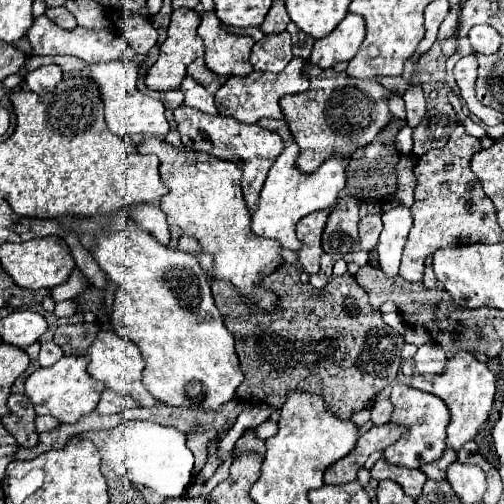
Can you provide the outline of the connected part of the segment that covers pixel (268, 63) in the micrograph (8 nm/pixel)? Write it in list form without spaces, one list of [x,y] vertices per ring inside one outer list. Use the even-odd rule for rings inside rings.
[[[289,32],[279,34],[267,34],[263,36],[251,50],[251,64],[255,70],[267,70],[267,72],[281,72],[287,64],[291,54],[291,36]]]

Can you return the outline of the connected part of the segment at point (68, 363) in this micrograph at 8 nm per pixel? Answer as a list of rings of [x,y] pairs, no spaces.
[[[63,356],[59,362],[55,362],[49,368],[35,370],[25,380],[25,394],[31,398],[35,412],[55,416],[59,422],[77,422],[81,416],[93,412],[97,408],[97,402],[103,392],[103,382],[95,380],[91,374],[87,374],[87,362],[89,356]]]

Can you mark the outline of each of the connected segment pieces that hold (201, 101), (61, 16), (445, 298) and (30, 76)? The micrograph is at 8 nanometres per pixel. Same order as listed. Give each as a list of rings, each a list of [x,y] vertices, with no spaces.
[[[185,78],[181,84],[181,92],[185,94],[185,106],[193,106],[199,110],[205,110],[209,114],[217,114],[217,106],[215,106],[215,98],[213,94],[209,94],[203,84],[195,78]]]
[[[59,6],[59,8],[47,8],[47,18],[53,20],[57,26],[61,28],[67,28],[67,30],[73,30],[77,28],[77,22],[75,22],[75,16],[65,8],[65,6]]]
[[[365,264],[363,268],[359,268],[359,272],[355,274],[355,280],[367,292],[373,308],[379,308],[385,300],[389,300],[399,308],[407,324],[419,324],[427,328],[431,338],[443,346],[443,350],[447,352],[447,358],[453,358],[461,350],[483,352],[491,358],[501,352],[501,340],[497,338],[493,328],[493,320],[495,320],[493,308],[475,308],[475,310],[461,308],[451,300],[451,296],[445,290],[439,290],[439,288],[429,290],[423,286],[423,282],[407,282],[401,276],[397,276],[397,280],[389,280],[379,270],[379,266],[373,266],[373,264]]]
[[[49,64],[49,66],[41,66],[33,72],[25,74],[25,84],[29,86],[29,90],[37,92],[37,94],[47,94],[53,92],[55,86],[63,80],[63,72],[59,66]]]

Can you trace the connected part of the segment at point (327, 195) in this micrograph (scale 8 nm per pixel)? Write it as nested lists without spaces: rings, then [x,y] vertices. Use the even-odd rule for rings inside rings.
[[[295,142],[287,144],[281,156],[275,160],[271,166],[267,180],[263,184],[263,190],[259,194],[259,202],[255,206],[255,212],[251,214],[251,230],[257,236],[277,240],[283,248],[289,248],[293,252],[301,250],[301,240],[295,236],[295,224],[315,212],[315,210],[325,210],[331,208],[337,202],[339,192],[345,188],[345,164],[343,158],[329,158],[327,162],[321,164],[321,168],[313,174],[303,174],[301,170],[295,168],[297,160],[297,146]]]

